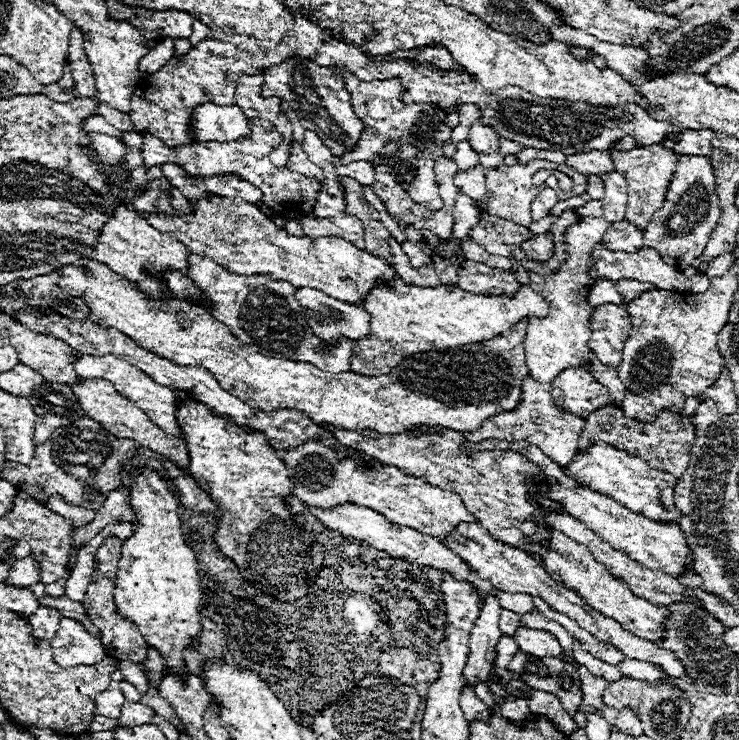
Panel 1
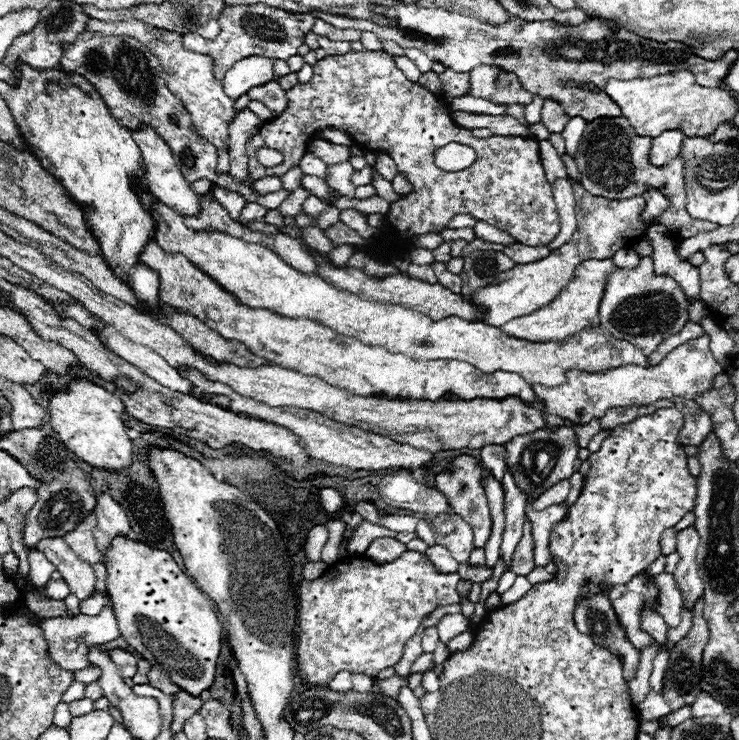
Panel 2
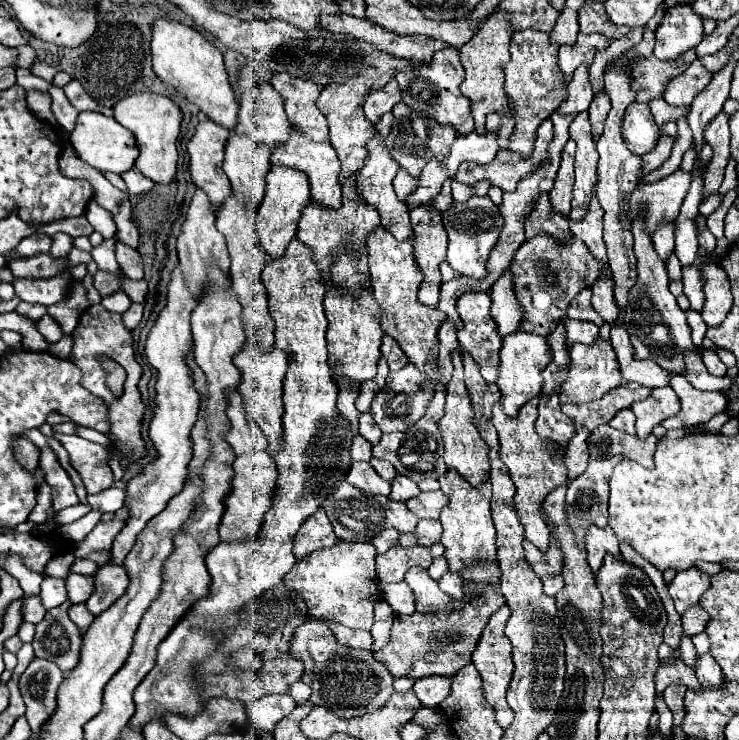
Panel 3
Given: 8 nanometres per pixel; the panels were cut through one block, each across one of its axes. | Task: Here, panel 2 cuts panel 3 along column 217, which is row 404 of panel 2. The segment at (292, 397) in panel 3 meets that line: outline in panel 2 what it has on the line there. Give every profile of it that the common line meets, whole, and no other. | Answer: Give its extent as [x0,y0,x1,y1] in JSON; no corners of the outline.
[534,334,722,424]

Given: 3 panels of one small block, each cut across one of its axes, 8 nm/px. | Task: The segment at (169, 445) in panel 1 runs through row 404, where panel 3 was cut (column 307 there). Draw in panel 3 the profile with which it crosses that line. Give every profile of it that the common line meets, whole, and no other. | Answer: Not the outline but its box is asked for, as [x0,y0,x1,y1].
[272,74,328,142]

